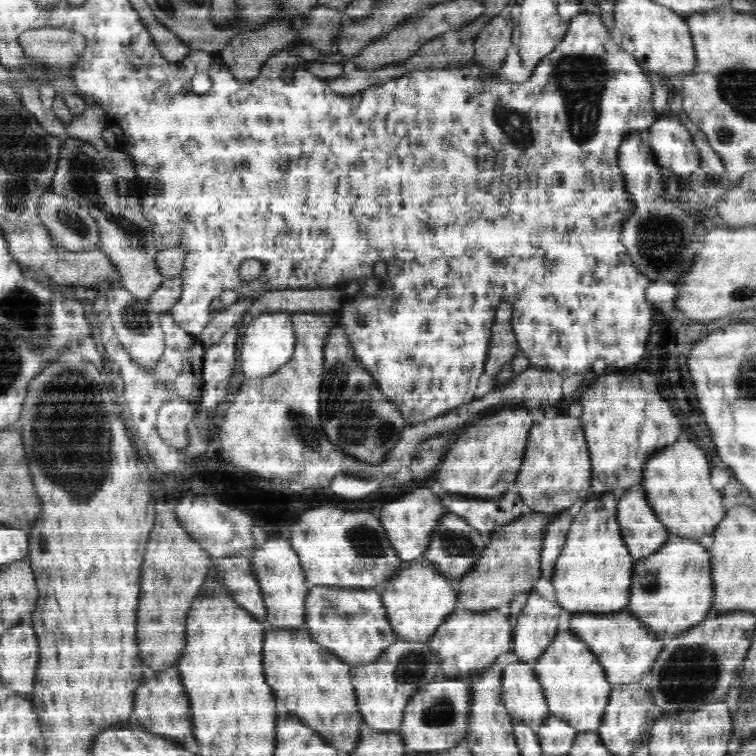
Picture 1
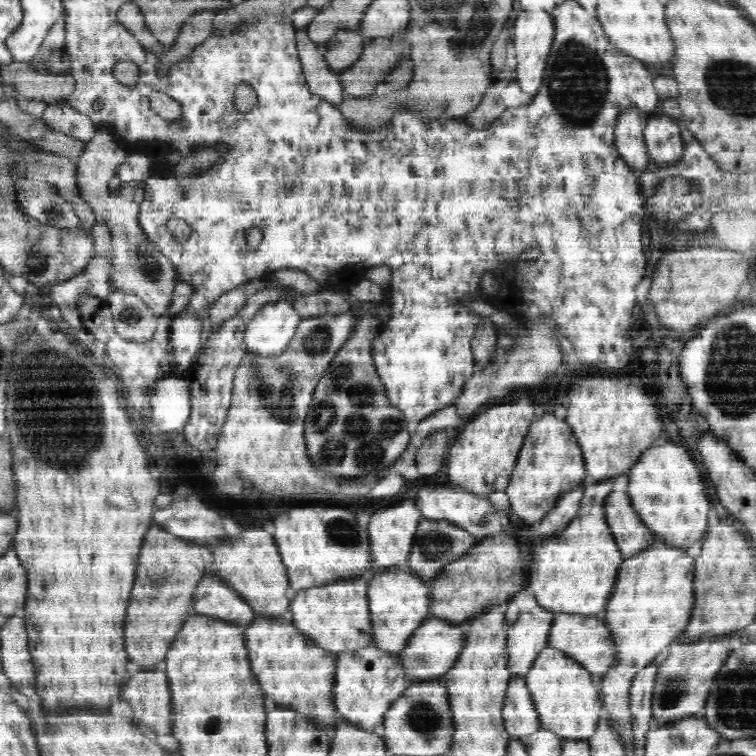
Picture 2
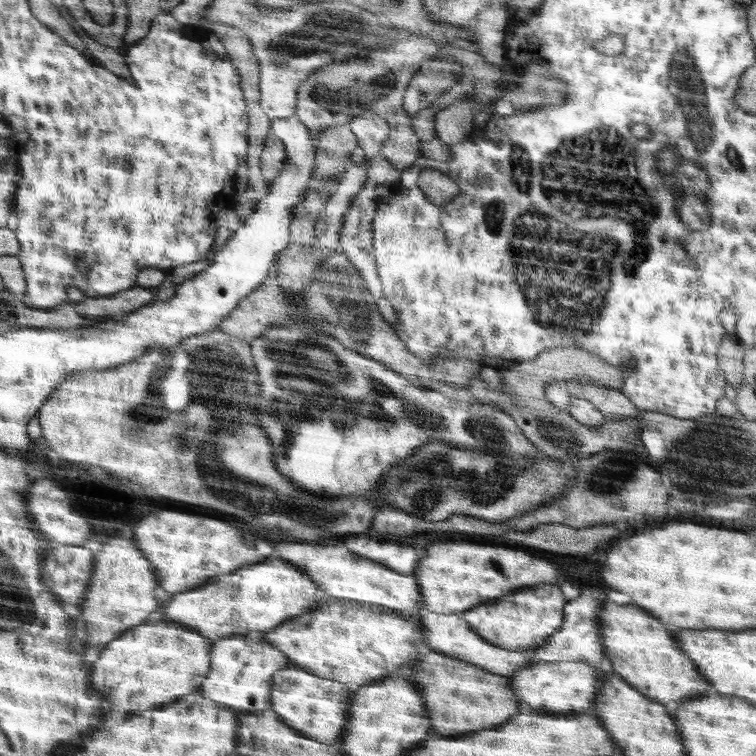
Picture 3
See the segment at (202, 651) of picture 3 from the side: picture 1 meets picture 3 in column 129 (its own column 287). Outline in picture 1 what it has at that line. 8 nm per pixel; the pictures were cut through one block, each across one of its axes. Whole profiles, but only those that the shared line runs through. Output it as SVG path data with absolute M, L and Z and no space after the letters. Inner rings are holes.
M270 629L264 640L264 671L276 698L284 701L289 714L302 721L337 750L355 752L361 742L363 718L352 685L351 666L325 649L300 629Z

